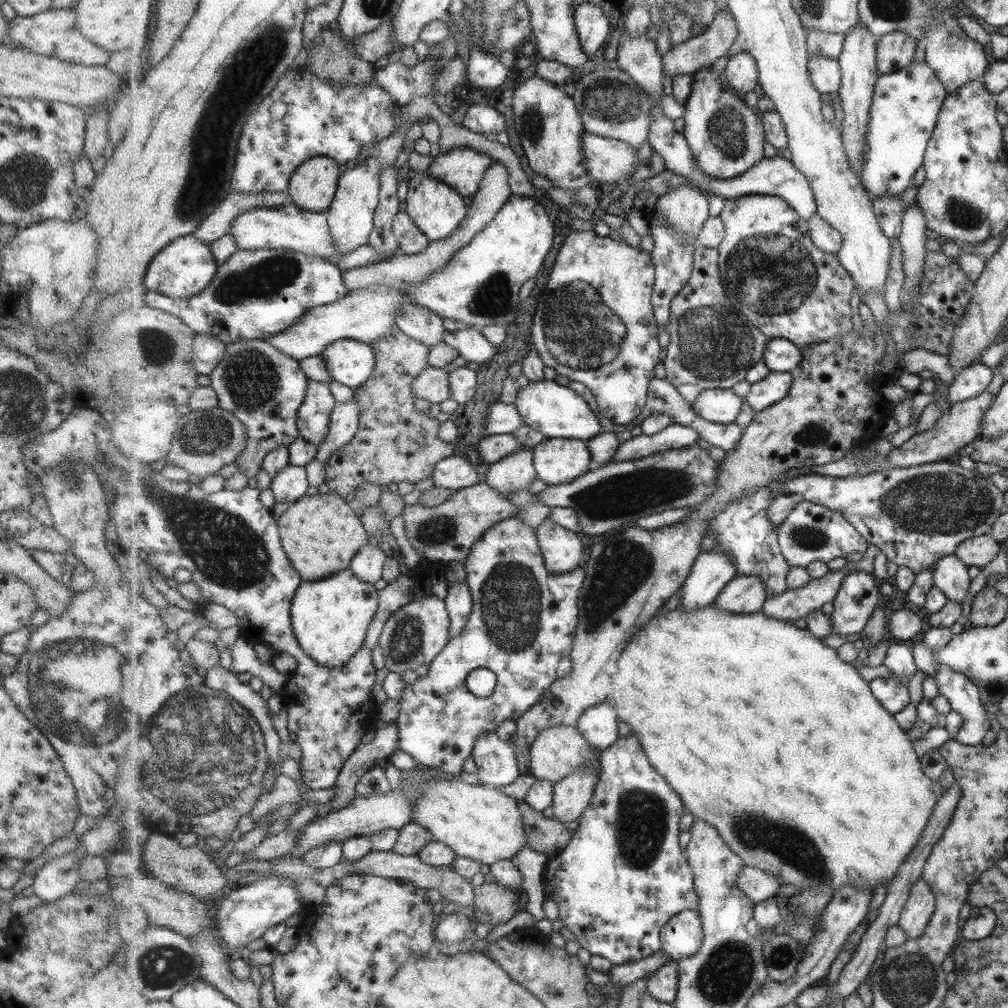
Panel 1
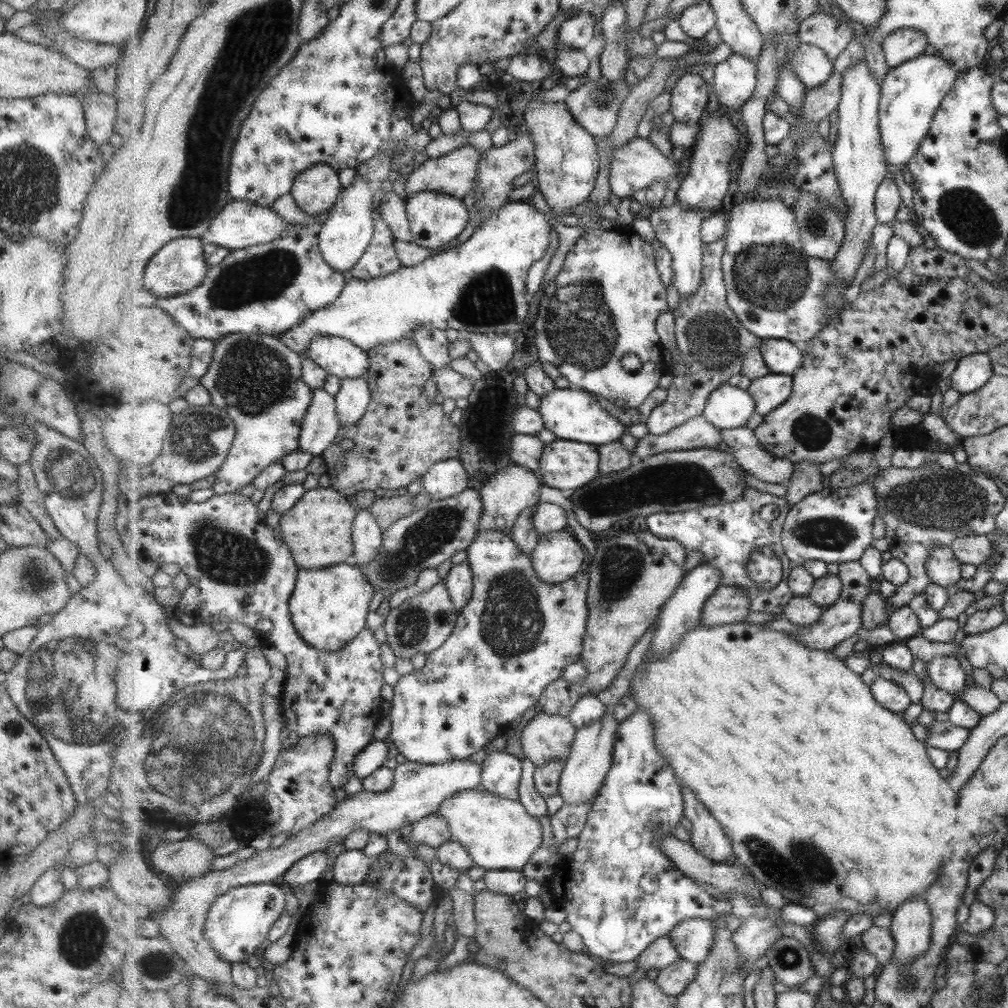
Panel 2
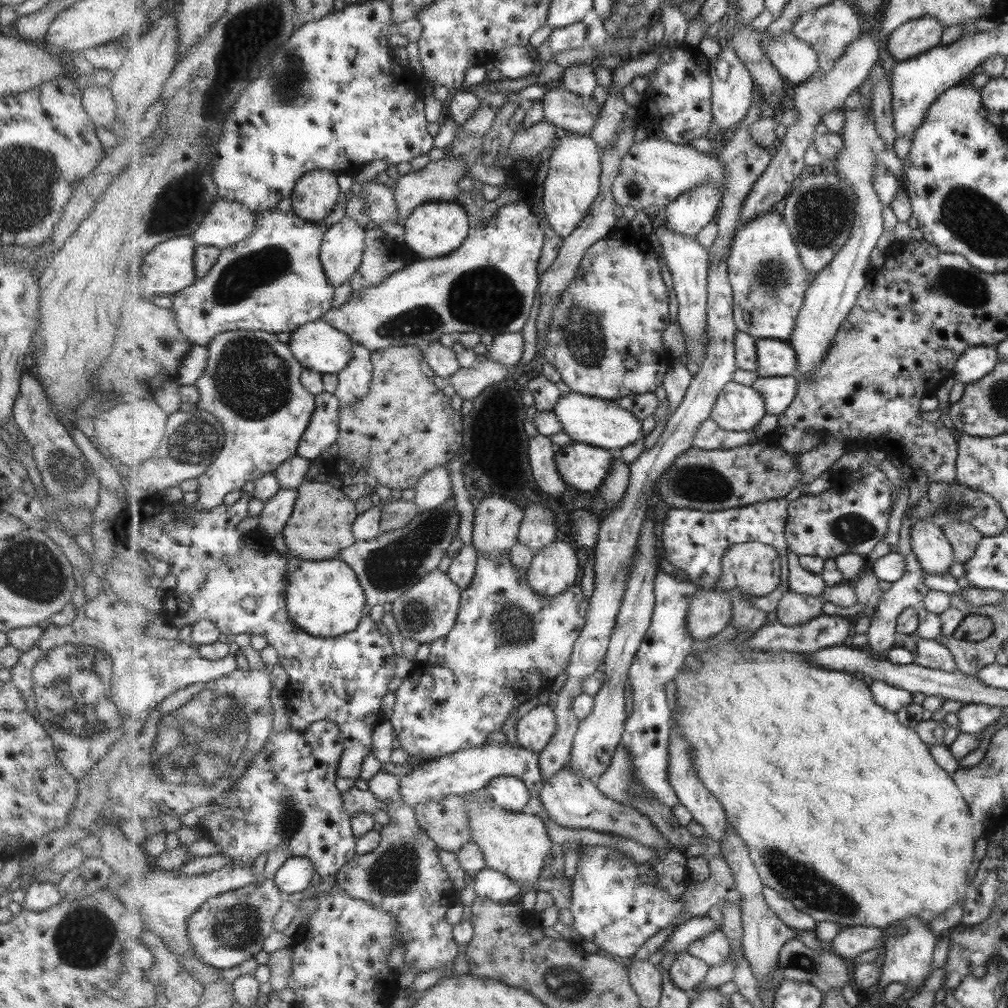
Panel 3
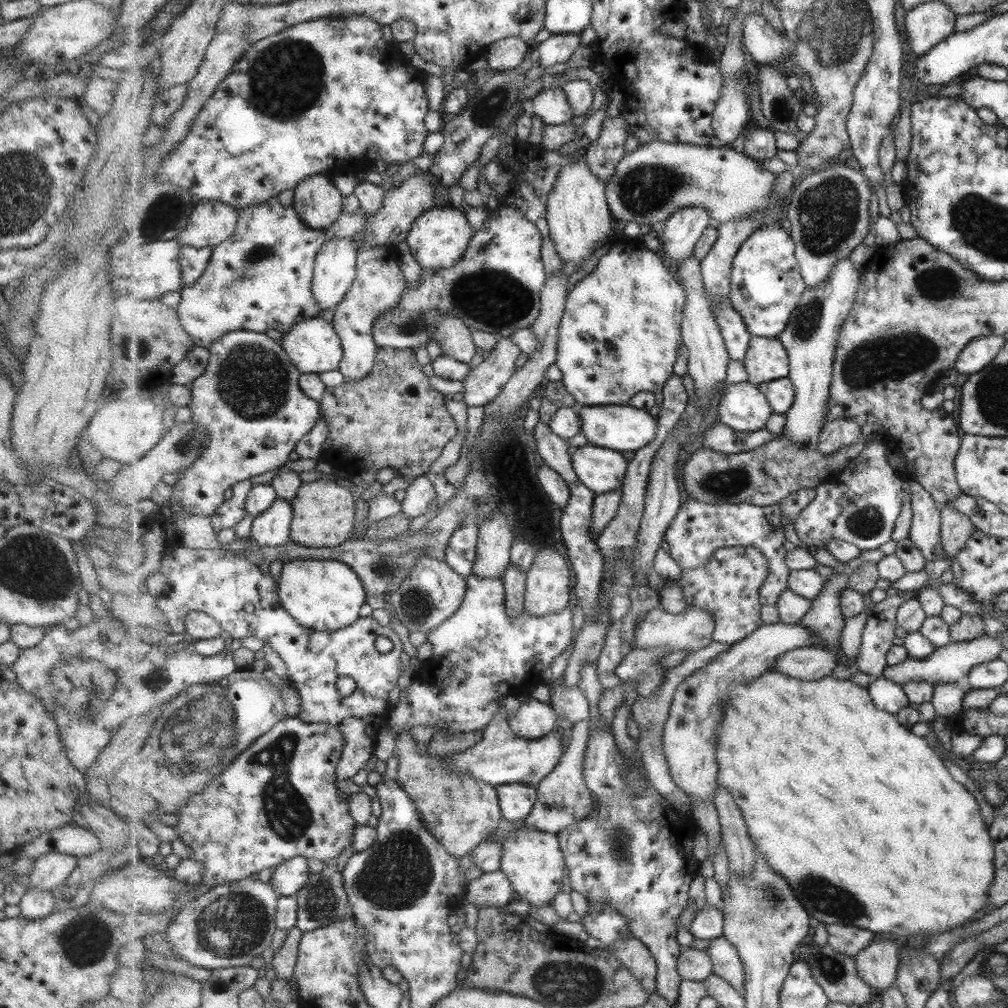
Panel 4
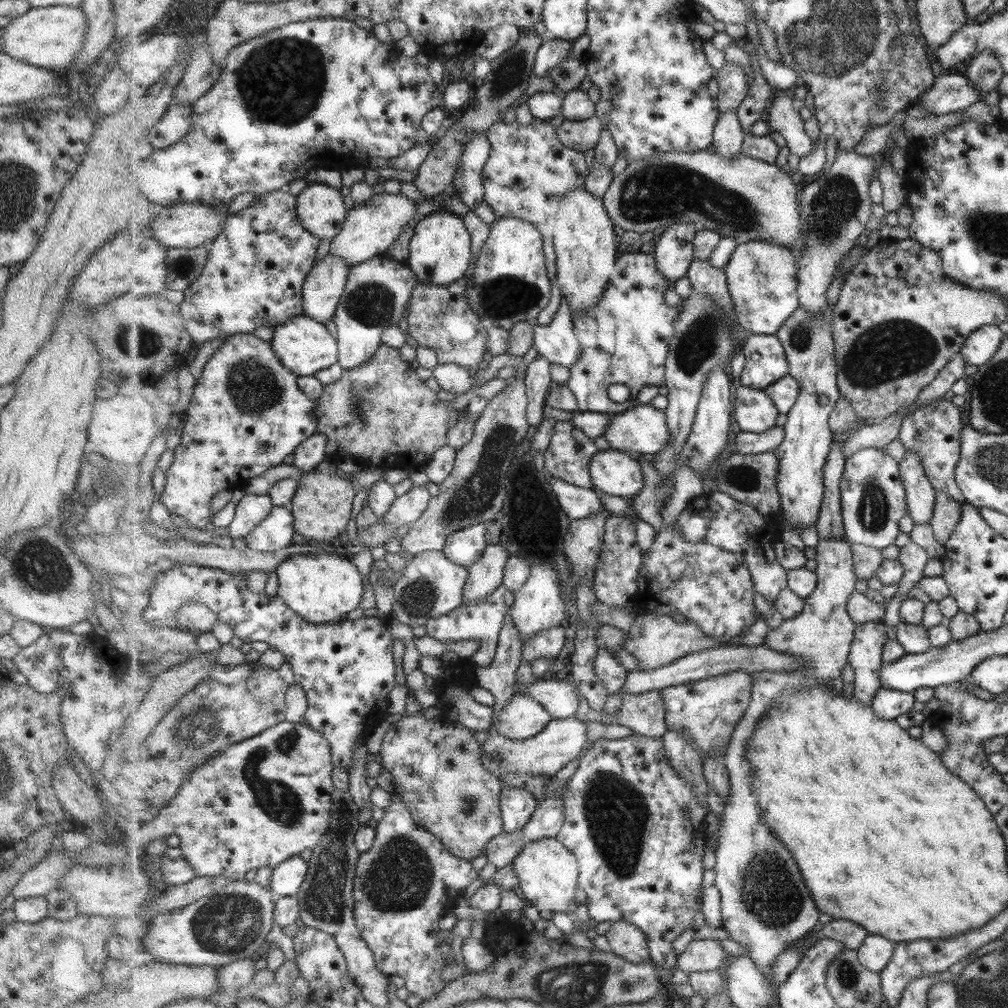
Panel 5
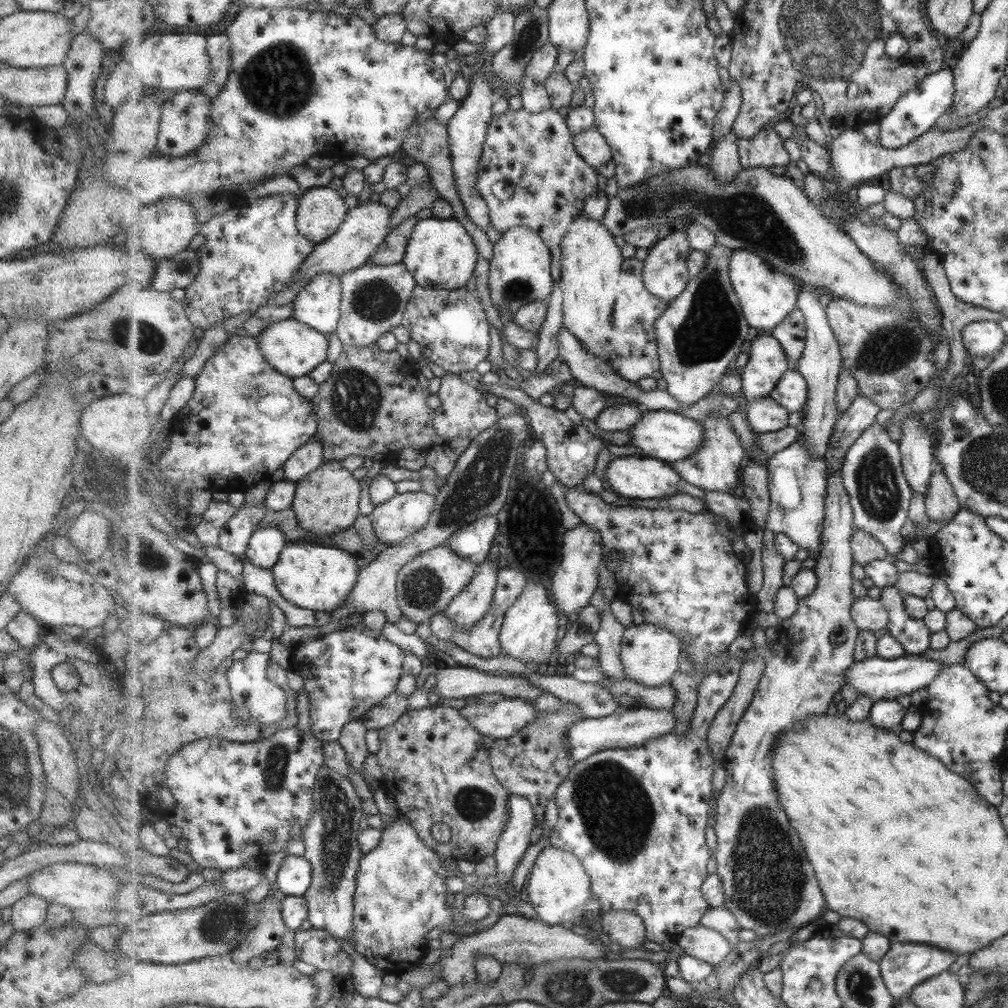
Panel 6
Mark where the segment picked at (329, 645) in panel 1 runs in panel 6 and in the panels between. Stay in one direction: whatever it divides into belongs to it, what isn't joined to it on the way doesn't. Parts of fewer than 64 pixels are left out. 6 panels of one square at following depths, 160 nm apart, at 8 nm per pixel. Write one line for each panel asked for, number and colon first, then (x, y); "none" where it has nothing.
2: (330, 607)
3: (325, 598)
4: (328, 595)
5: (321, 587)
6: (312, 577)

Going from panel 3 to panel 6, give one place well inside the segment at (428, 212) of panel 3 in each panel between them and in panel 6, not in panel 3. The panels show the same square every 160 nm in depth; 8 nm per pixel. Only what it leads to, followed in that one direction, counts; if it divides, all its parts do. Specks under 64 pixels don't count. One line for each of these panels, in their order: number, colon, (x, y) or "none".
4: (438, 239)
5: (441, 252)
6: (441, 254)

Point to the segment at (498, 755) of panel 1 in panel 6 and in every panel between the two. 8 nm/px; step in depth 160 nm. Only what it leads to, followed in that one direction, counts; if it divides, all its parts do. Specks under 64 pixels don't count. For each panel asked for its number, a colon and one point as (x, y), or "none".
2: (502, 772)
3: (509, 792)
4: (517, 801)
5: (518, 805)
6: (519, 833)

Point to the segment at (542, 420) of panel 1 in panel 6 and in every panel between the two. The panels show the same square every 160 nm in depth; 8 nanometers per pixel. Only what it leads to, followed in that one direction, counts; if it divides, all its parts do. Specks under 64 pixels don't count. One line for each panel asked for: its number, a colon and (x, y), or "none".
2: (573, 414)
3: (586, 419)
4: (619, 427)
5: (644, 429)
6: (669, 436)

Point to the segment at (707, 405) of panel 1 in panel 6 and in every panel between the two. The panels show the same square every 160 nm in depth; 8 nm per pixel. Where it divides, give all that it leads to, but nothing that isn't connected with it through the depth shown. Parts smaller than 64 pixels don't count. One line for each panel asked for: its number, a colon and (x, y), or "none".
2: (728, 407)
3: (738, 408)
4: (743, 407)
5: (754, 410)
6: (765, 414)

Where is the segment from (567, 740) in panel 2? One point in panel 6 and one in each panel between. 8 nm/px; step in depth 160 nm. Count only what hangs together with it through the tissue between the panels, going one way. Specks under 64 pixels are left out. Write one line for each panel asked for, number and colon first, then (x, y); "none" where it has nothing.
3: (535, 730)
4: (533, 720)
5: (524, 718)
6: (508, 717)

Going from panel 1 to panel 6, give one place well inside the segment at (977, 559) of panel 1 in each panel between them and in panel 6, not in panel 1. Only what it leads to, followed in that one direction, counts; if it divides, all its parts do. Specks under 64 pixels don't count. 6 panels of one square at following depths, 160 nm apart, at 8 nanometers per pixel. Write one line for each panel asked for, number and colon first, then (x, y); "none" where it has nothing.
2: (974, 550)
3: (963, 538)
4: (955, 529)
5: (946, 513)
6: (941, 502)

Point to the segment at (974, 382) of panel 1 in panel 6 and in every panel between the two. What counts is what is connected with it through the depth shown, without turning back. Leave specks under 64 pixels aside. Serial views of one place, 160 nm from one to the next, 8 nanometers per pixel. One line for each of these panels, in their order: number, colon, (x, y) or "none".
2: (972, 371)
3: (976, 361)
4: (977, 354)
5: (981, 344)
6: (985, 338)

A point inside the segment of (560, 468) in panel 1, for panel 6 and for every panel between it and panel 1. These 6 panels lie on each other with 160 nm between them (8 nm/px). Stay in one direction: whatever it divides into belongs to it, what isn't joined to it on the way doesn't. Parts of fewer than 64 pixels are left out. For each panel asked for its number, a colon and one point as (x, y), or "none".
2: (565, 464)
3: (583, 467)
4: (601, 469)
5: (617, 473)
6: (633, 476)

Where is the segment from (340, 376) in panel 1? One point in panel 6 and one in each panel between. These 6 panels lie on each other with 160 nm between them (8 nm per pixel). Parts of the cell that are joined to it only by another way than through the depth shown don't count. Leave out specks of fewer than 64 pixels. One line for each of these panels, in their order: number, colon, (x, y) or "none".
2: (339, 357)
3: (319, 346)
4: (315, 347)
5: (304, 345)
6: (293, 348)

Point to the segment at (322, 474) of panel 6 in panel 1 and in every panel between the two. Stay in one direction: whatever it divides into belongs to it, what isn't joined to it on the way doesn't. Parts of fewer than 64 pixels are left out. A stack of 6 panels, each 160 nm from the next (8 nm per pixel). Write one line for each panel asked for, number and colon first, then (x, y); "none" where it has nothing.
1: (321, 534)
2: (319, 529)
3: (321, 526)
4: (324, 510)
5: (323, 507)

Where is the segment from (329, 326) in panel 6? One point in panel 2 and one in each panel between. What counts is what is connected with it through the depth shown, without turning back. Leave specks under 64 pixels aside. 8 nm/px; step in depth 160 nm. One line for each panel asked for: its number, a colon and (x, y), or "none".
2: (345, 236)
3: (342, 252)
4: (336, 264)
5: (326, 284)

